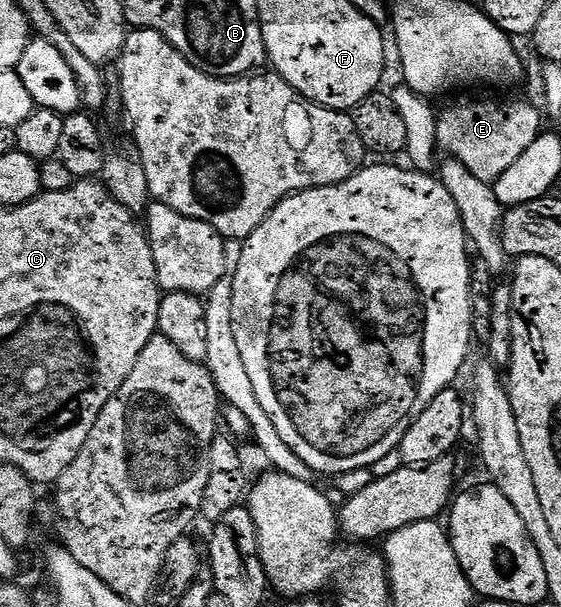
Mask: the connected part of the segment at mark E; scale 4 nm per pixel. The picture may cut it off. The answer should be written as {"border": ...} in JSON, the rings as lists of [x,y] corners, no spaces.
{"border":[[[458,101],[439,112],[437,119],[439,150],[468,167],[476,179],[491,183],[501,182],[504,171],[536,143],[544,129],[542,117],[530,101]]]}

